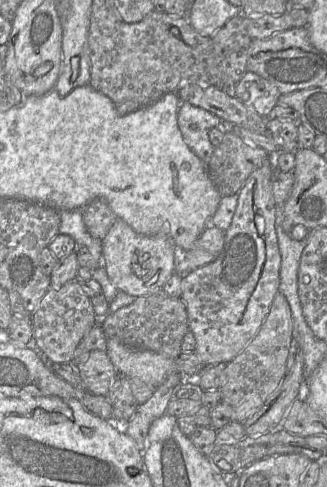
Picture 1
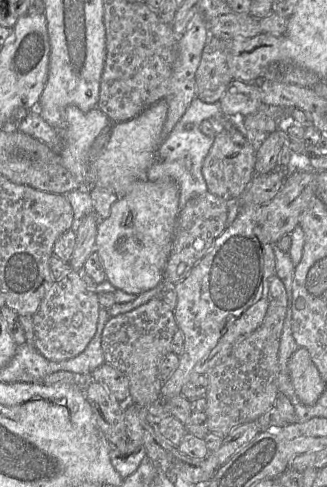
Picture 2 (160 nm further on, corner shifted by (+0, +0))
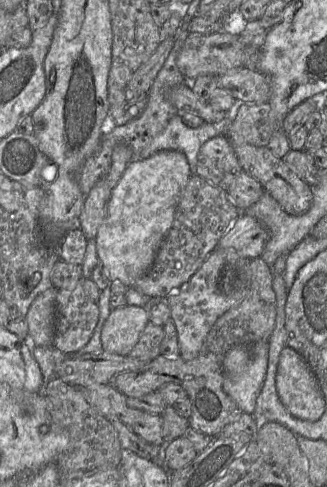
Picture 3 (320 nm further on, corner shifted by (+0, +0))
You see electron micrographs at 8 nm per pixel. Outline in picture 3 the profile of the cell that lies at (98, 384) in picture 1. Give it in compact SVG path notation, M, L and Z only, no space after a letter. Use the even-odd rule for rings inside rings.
M260 257L250 259L249 266L251 272L251 288L249 294L239 305L229 309L217 319L207 334L197 357L186 361L180 355L173 357L159 355L138 371L125 371L117 374L112 380L112 385L126 397L139 398L157 391L168 382L179 383L187 392L192 404L192 413L189 419L190 426L194 430L212 437L217 437L226 425L237 420L243 411L223 390L223 359L226 353L237 345L248 345L260 340L268 341L274 330L276 319L276 296L273 290L272 267L268 266Z

